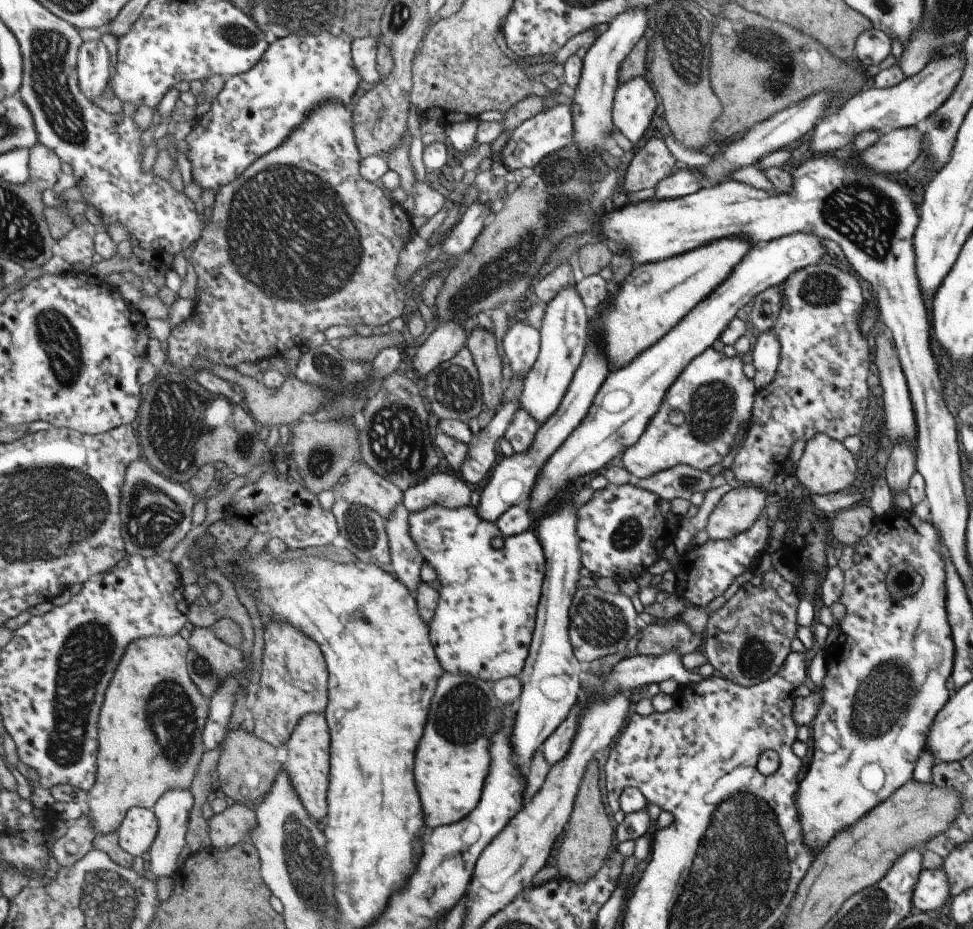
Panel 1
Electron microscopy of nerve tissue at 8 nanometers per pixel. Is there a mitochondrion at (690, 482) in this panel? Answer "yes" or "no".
yes

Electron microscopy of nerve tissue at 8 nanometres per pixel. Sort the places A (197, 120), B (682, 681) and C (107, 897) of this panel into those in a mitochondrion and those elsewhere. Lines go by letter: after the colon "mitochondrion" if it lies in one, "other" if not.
A: other
B: other
C: mitochondrion

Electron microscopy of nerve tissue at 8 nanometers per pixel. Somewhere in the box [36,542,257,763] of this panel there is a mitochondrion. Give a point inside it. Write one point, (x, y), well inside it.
(203, 668)

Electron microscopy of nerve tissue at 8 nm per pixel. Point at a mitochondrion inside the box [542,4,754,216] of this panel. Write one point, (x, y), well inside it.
(682, 44)

